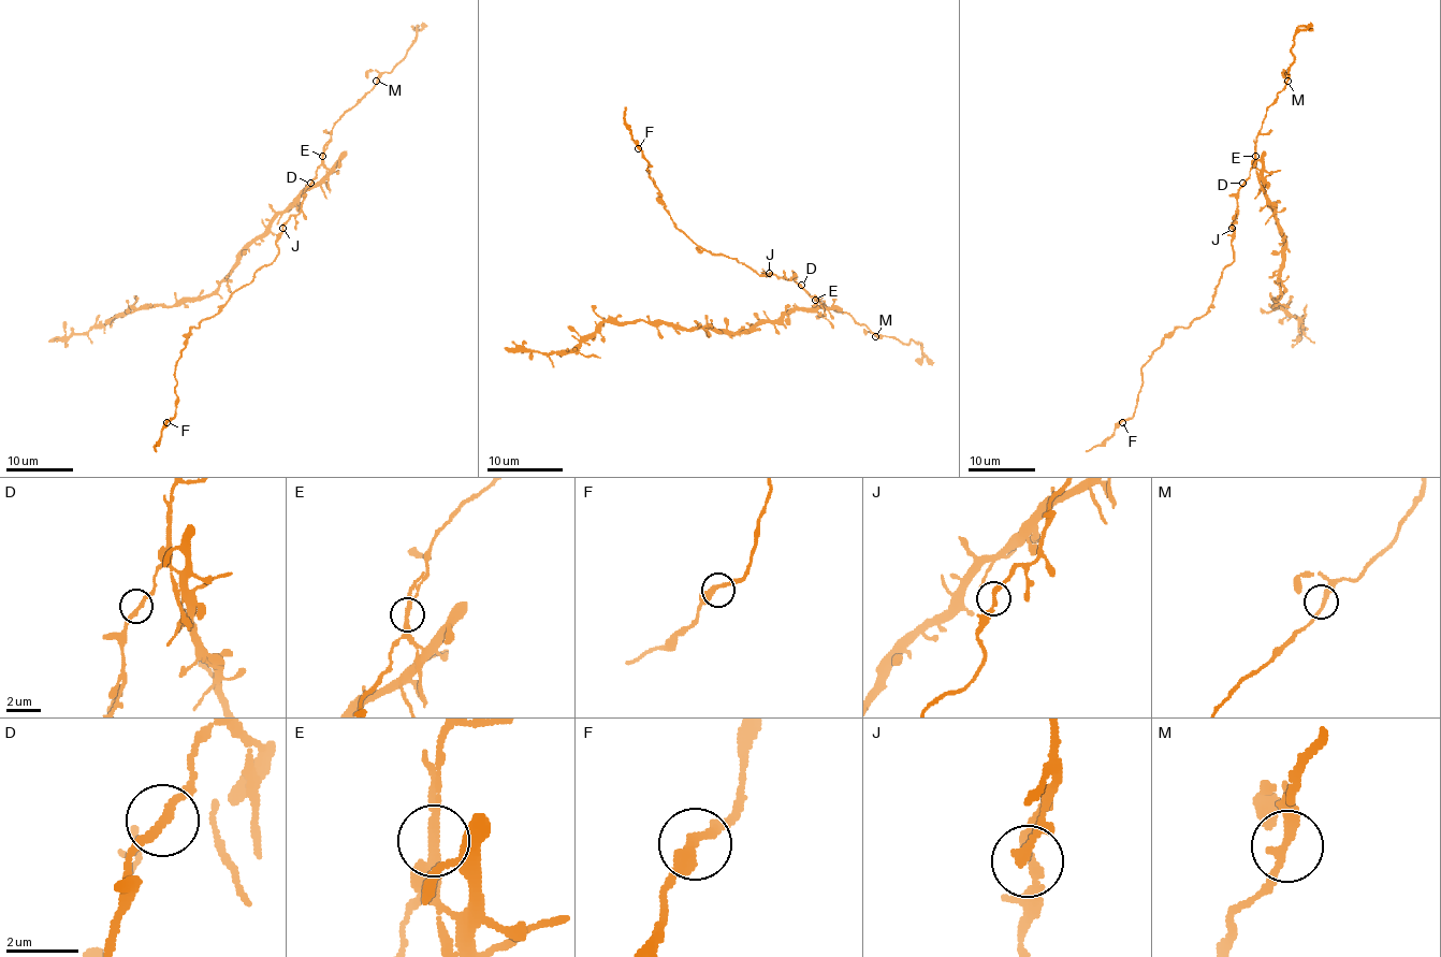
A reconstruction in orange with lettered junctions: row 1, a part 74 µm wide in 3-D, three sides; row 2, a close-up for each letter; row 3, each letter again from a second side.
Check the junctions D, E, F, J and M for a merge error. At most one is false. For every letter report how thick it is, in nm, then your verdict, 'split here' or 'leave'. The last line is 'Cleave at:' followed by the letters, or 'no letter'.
D: 240 nm thick; leave
E: 260 nm thick; split here
F: 300 nm thick; leave
J: 240 nm thick; leave
M: 260 nm thick; leave
Cleave at: E

